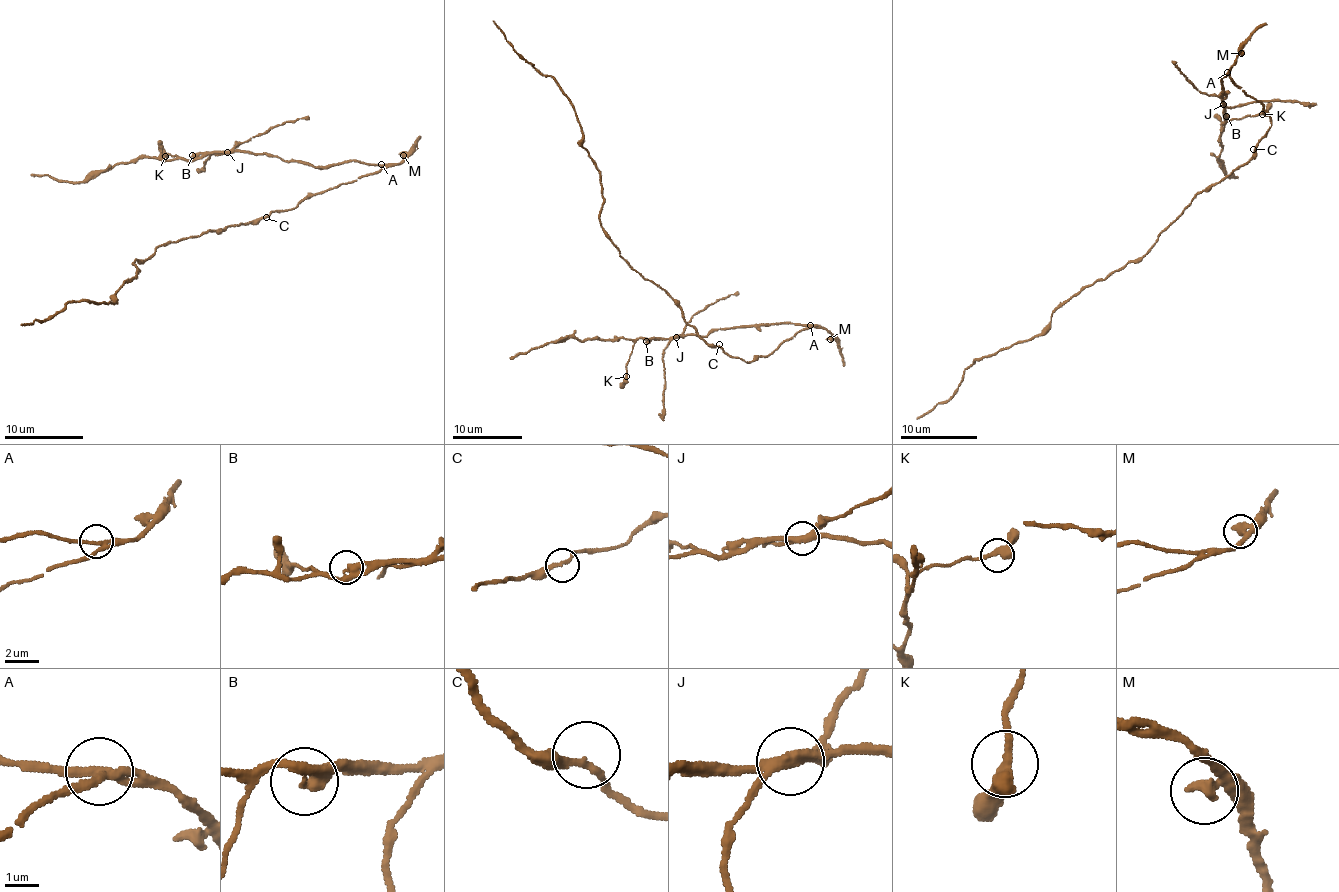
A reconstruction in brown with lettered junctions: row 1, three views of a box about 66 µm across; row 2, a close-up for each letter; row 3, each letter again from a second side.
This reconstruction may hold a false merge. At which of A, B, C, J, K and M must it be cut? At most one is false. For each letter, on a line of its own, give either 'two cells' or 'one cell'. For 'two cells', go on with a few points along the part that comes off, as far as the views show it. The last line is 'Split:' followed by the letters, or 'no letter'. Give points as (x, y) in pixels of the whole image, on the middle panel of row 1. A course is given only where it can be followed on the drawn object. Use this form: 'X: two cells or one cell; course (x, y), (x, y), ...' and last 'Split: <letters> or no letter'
A: one cell
B: one cell
C: one cell
J: two cells; course (676, 336), (683, 333), (684, 325), (694, 314), (738, 291)
K: one cell
M: one cell
Split: J

